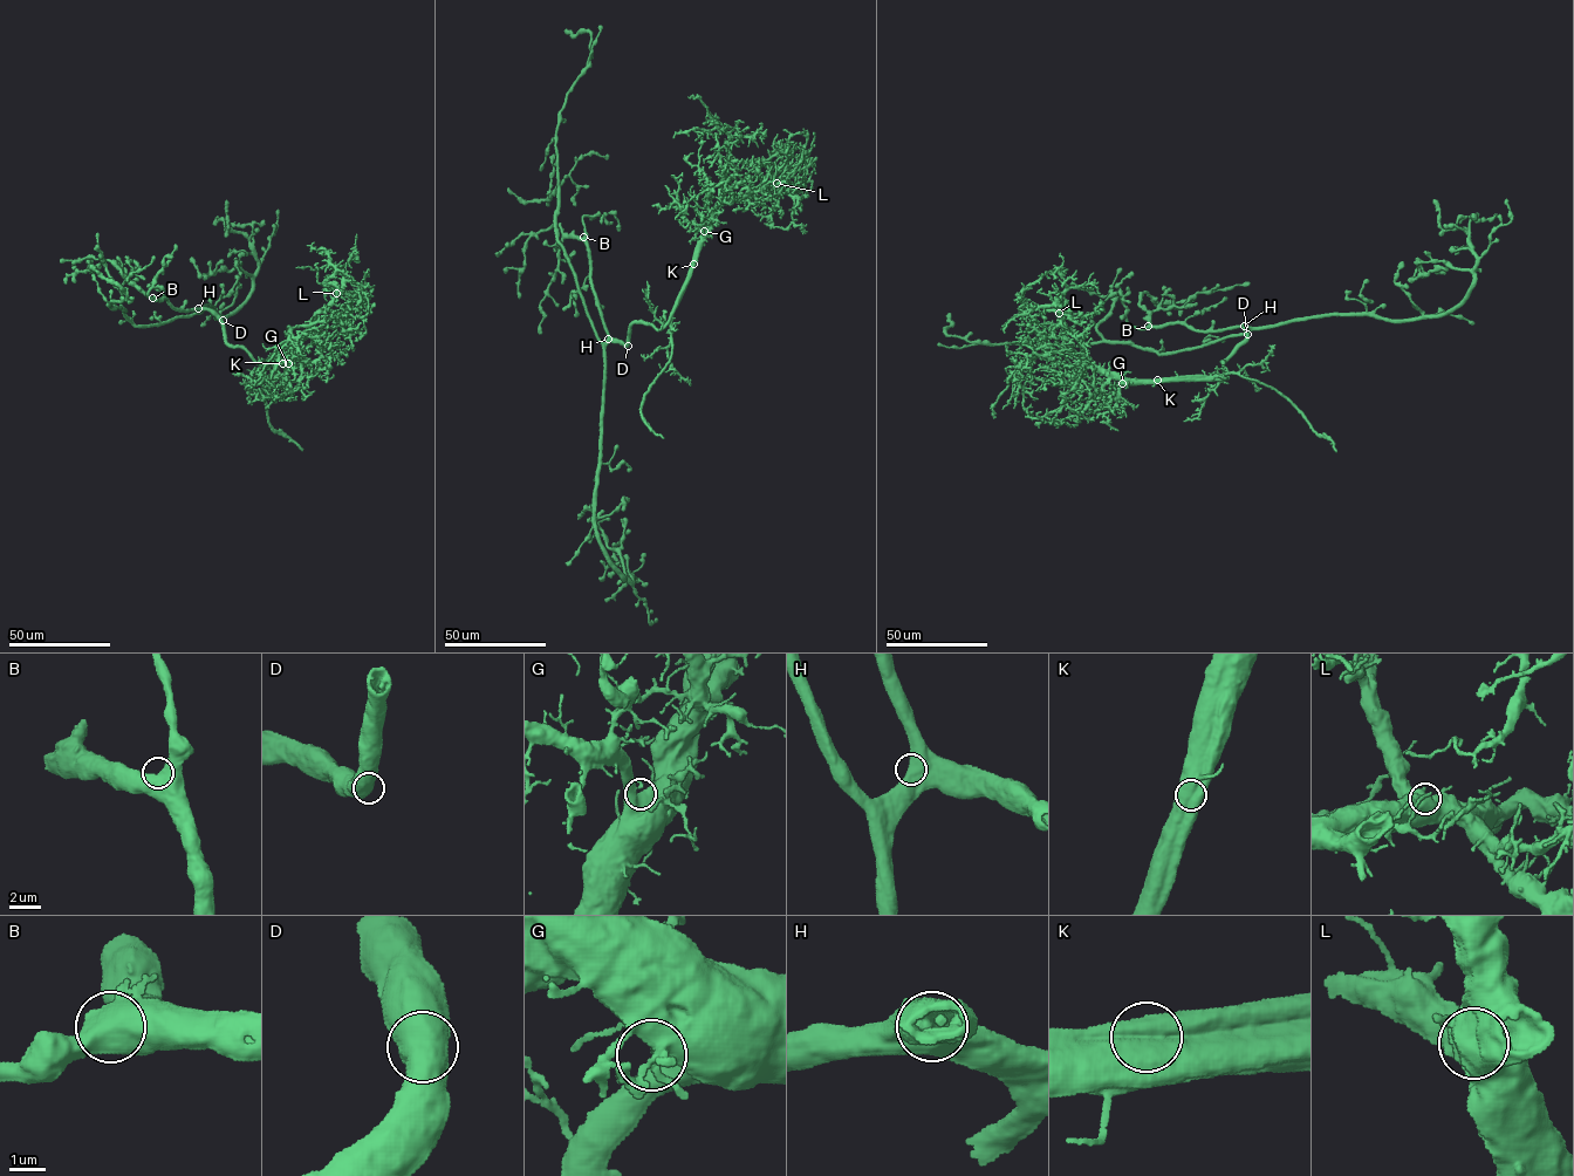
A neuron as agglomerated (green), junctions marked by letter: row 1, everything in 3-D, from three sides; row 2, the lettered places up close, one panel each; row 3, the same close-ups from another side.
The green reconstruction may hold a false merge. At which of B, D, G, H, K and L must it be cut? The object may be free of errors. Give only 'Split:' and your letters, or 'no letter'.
Split: no letter

